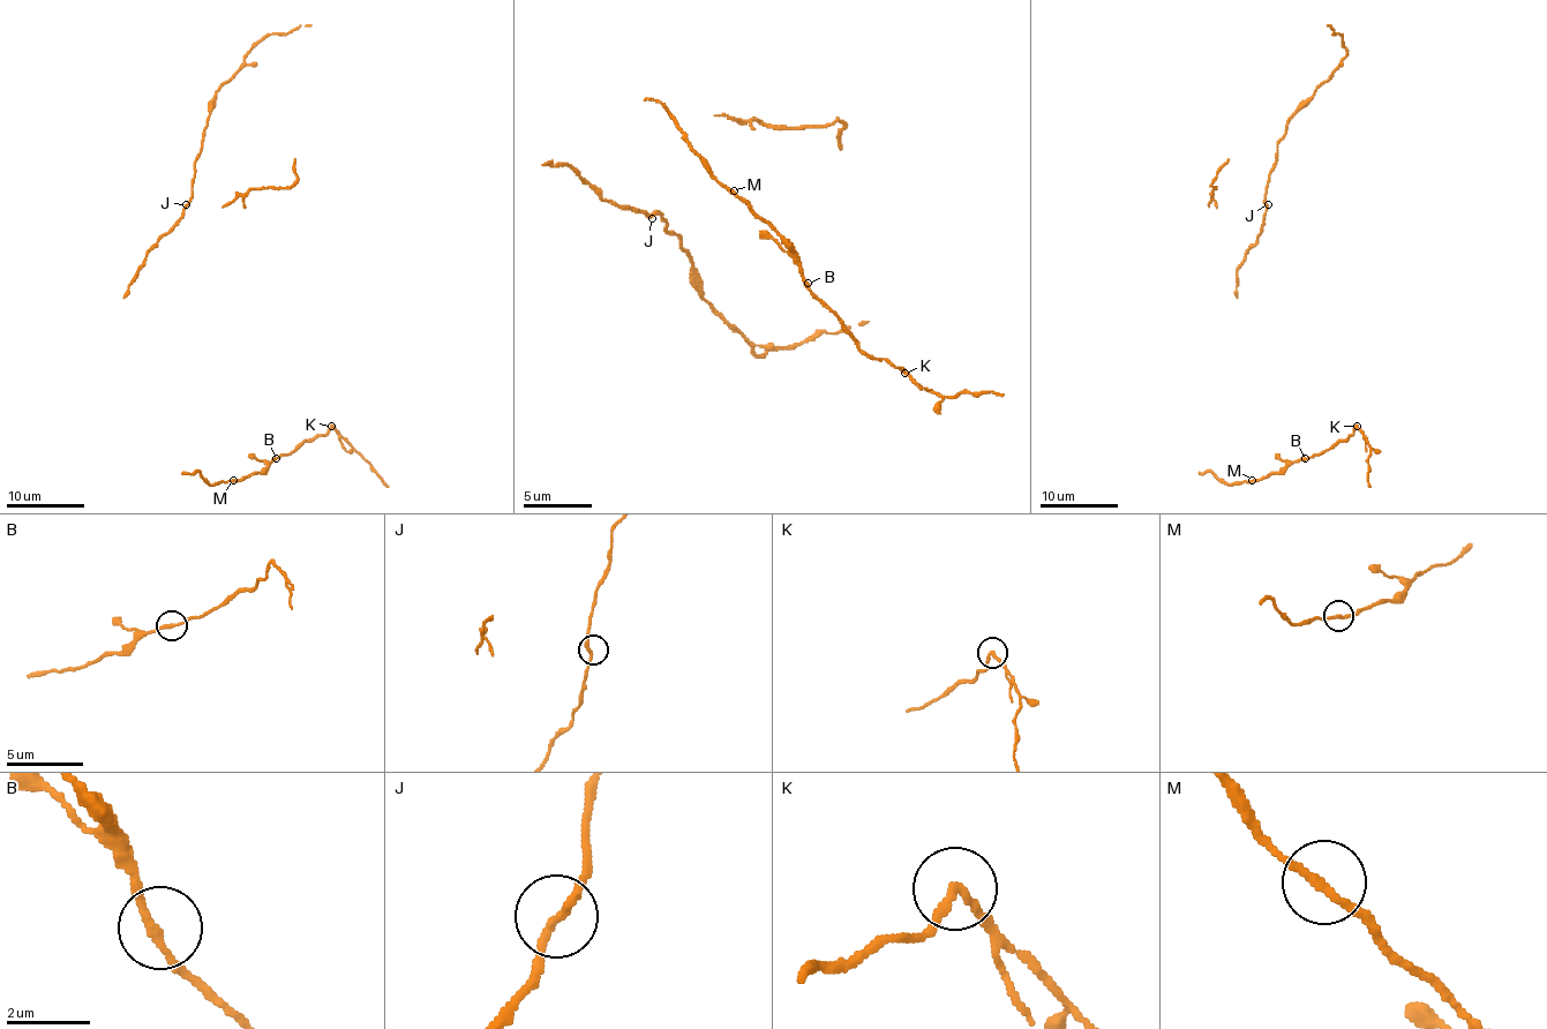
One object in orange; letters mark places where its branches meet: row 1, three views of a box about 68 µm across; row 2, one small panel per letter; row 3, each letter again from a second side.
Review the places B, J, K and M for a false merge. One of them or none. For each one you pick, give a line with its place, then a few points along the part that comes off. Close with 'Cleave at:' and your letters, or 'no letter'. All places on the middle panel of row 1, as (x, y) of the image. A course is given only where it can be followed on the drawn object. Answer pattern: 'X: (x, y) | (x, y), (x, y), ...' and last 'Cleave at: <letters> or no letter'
K: (905, 373) | (903, 372), (941, 396), (1003, 396)
Cleave at: K

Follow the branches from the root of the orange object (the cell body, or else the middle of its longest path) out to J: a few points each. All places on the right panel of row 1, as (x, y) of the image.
J: (1237, 298), (1237, 269), (1245, 253), (1258, 240), (1268, 204)

